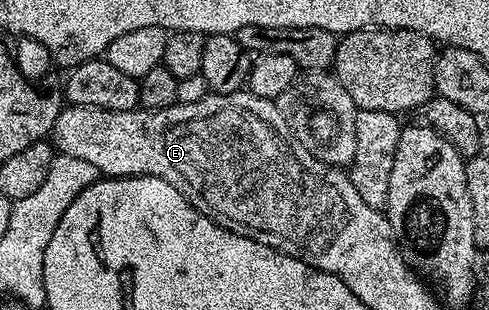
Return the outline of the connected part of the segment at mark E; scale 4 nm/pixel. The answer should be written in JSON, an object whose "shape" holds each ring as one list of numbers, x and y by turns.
{"shape":[[247,89,235,91,232,95,209,93,193,103,177,103,175,107,170,109,158,109,157,111,143,109,107,111,97,107,68,105,61,110,59,117,54,121,50,132,50,142,59,154,86,161,104,177,126,179,130,175,153,175,162,181,170,181,170,185,174,185,174,189,178,189,178,193,182,193,182,197,186,197,186,201,190,205,197,207,203,215,210,217,218,225,222,225,222,229,230,229,230,233,238,233,242,237,258,241,270,249,286,253,311,267,324,265,325,270,328,255,334,253,336,247,340,247,342,253,346,249,346,253,376,253,376,257,380,257,380,259,396,259,394,249,397,244,392,236,392,227,388,224,385,212,370,209,370,205,366,205,366,201,362,201,362,197,358,197,358,189,354,189,351,178,347,174,343,175,345,172,341,168,330,167,327,163,315,159,298,141,298,137,294,137,290,125,286,125,286,117,282,117,279,107,273,100,253,95]]}

